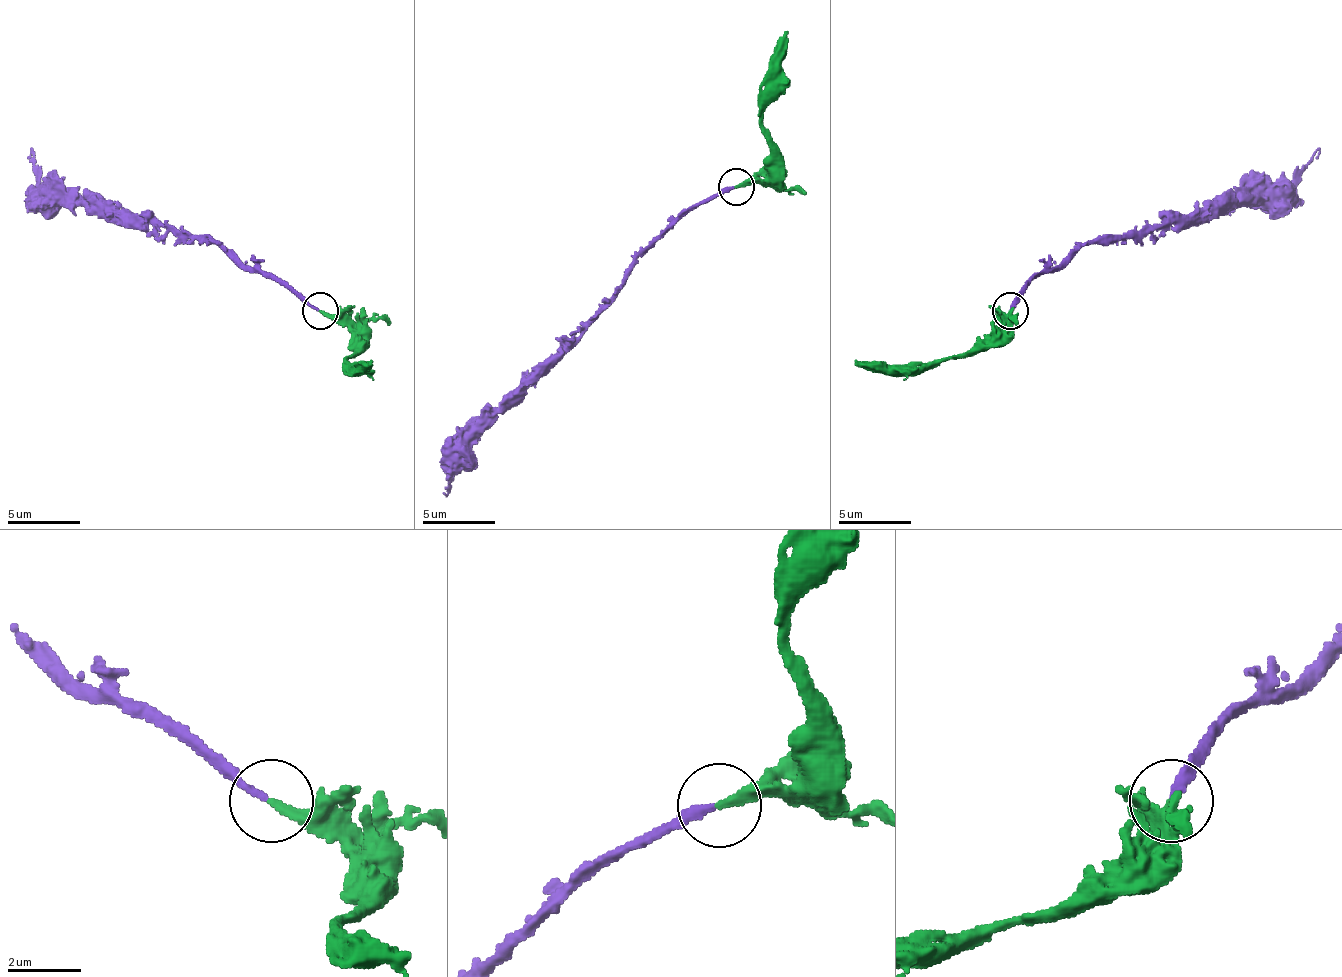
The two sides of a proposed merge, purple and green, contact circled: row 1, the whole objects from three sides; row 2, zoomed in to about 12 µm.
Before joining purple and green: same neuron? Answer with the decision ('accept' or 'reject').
accept

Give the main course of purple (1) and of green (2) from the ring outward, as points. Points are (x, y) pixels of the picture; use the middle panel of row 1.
1: (735, 187), (688, 209), (637, 260), (615, 292), (489, 423), (456, 466), (445, 495)
2: (735, 187), (756, 184), (767, 173), (771, 148), (764, 119), (771, 54), (789, 32)

